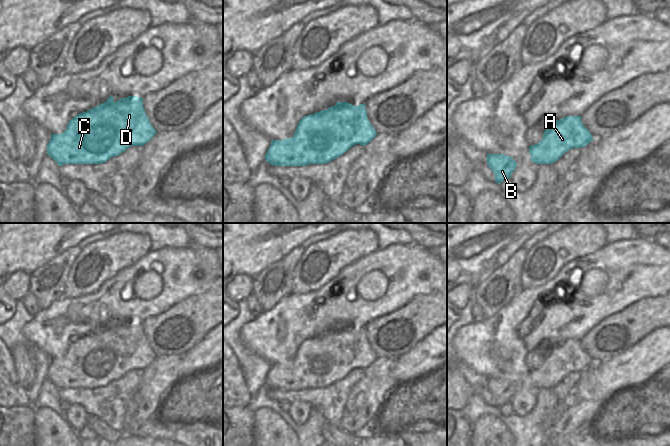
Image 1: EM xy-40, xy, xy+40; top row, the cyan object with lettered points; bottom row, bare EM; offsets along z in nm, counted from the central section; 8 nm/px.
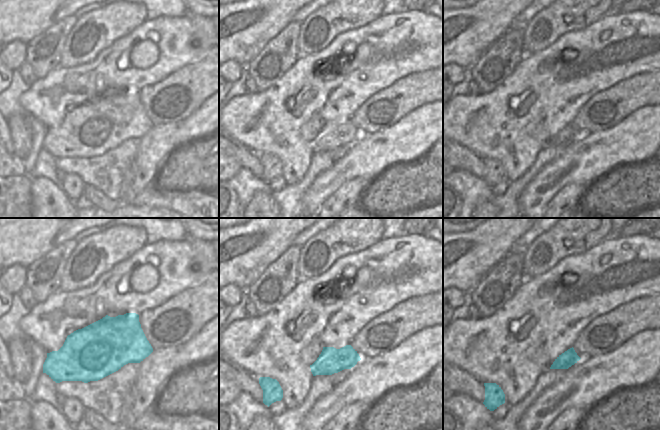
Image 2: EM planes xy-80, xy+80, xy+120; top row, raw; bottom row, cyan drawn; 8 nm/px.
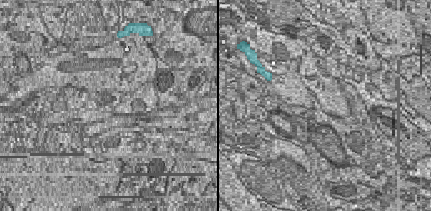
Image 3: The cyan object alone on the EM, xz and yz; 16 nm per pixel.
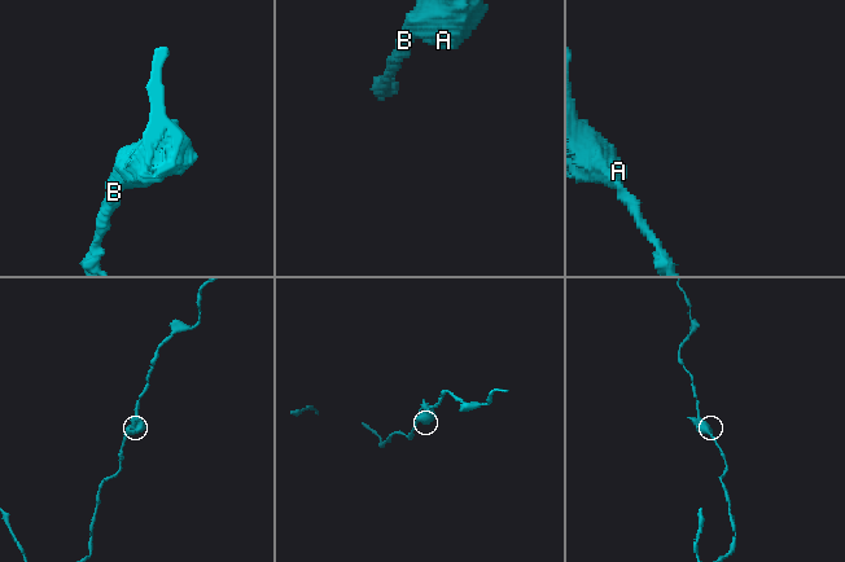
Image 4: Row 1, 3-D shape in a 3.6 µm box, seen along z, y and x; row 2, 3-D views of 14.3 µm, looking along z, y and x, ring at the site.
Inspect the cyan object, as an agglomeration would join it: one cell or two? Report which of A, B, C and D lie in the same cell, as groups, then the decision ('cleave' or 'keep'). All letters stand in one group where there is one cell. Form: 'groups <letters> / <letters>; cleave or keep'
groups A B C D; keep

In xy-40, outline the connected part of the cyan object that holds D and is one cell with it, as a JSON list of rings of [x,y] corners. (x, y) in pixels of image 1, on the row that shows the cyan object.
[[[110,96],[106,102],[72,118],[62,134],[51,134],[47,154],[59,165],[102,164],[118,156],[130,146],[143,146],[157,133],[143,107],[143,98],[128,96],[116,102]]]

